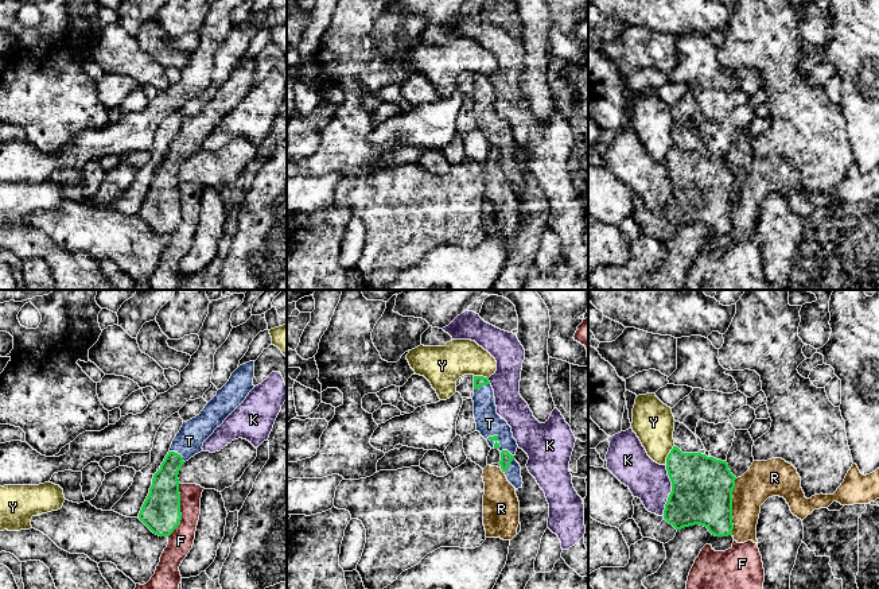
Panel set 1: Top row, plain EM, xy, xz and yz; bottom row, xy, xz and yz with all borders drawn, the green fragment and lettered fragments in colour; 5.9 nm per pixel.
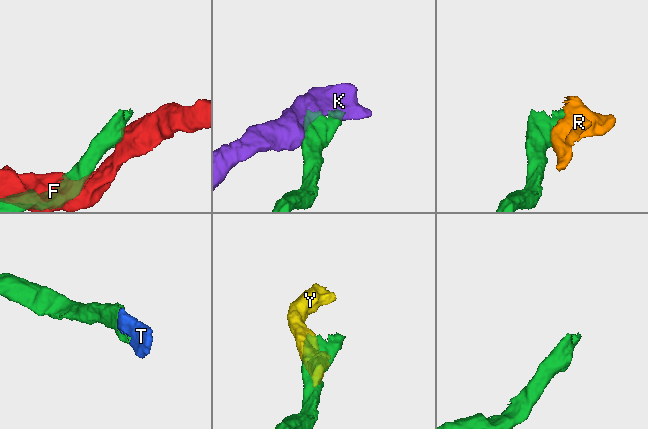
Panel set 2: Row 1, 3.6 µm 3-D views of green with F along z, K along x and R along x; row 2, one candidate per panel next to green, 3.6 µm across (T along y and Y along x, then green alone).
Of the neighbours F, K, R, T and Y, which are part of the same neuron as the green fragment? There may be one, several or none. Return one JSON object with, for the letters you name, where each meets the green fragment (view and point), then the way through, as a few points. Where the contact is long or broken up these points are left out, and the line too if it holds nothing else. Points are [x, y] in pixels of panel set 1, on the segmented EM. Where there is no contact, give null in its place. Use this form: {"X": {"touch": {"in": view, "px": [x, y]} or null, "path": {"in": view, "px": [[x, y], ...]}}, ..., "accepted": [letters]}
{"T": {"touch": {"in": "xy", "px": [178, 454]}}, "accepted": ["T"]}

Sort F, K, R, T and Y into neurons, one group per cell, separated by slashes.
F / K / R / T / Y

